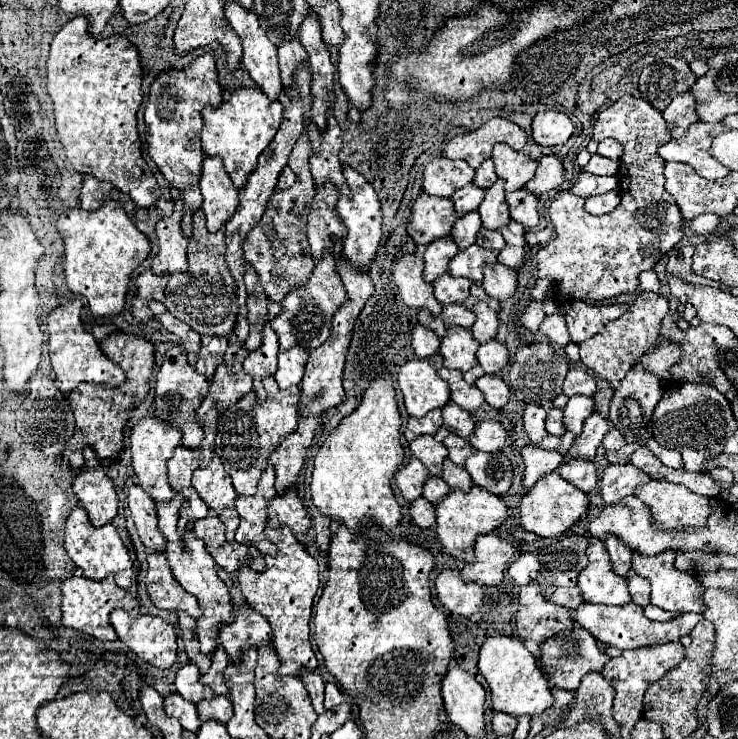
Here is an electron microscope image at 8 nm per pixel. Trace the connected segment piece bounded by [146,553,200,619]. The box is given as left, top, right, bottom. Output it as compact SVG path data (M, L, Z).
M150 553L148 555L148 573L146 573L146 589L152 603L158 609L172 609L184 611L190 617L200 617L200 609L196 599L186 593L168 567L164 553Z

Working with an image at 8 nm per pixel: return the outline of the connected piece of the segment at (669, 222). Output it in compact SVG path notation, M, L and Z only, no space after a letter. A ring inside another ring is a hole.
M632 95L620 97L614 105L600 111L594 121L592 139L600 142L605 136L614 137L624 145L618 169L622 203L612 213L594 217L584 209L582 197L562 191L548 209L556 237L538 251L536 271L538 279L552 281L550 297L558 307L574 299L600 305L606 299L638 293L638 275L652 269L682 239L684 219L672 195L664 189L664 161L656 153L658 145L670 139L660 111L644 99ZM598 283L606 283L604 289L598 289Z

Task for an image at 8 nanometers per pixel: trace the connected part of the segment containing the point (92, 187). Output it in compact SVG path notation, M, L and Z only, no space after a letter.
M84 177L82 193L80 193L80 207L84 211L94 211L104 205L104 201L110 197L112 185L108 181L98 181L94 177Z

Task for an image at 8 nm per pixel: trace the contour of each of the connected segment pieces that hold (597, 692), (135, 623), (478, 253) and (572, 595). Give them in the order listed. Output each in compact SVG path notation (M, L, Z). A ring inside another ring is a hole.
M588 673L582 677L580 687L574 691L574 705L570 707L570 715L566 715L566 723L578 723L592 713L606 713L606 703L614 701L614 687L610 681L602 677L602 673Z
M124 609L110 613L118 639L138 657L158 669L168 669L176 661L176 631L162 617L130 615Z
M470 245L468 249L462 249L456 257L450 259L448 273L454 277L468 277L474 283L482 281L482 269L486 265L492 265L496 261L494 249L482 249L480 245Z
M558 587L558 589L550 595L550 601L556 603L556 605L574 609L574 607L578 607L584 599L582 599L578 587L572 587L572 589L568 589L568 587Z

